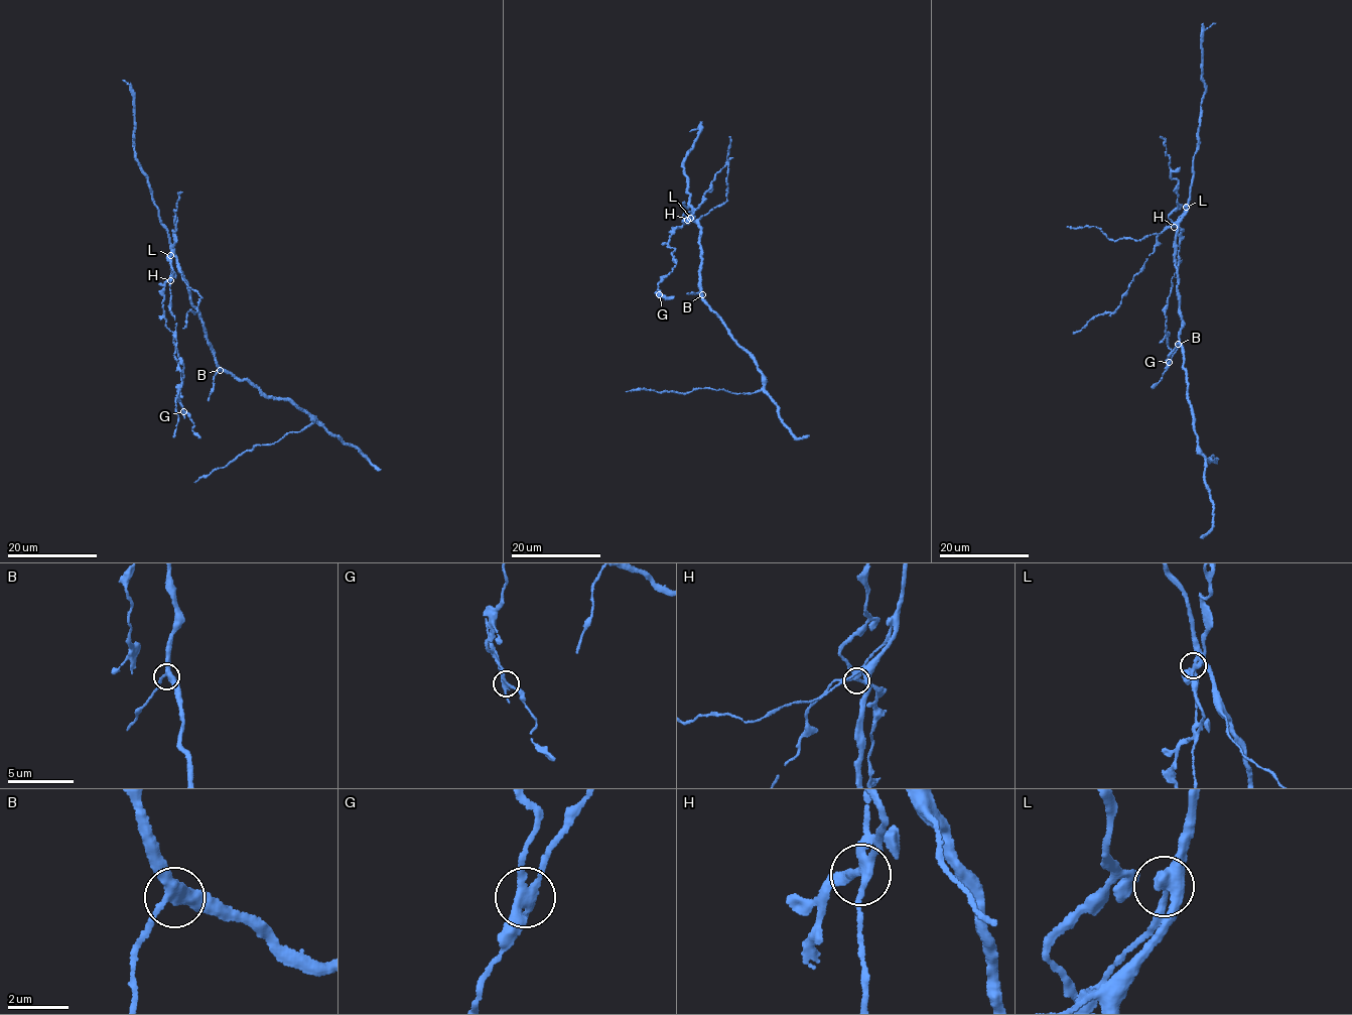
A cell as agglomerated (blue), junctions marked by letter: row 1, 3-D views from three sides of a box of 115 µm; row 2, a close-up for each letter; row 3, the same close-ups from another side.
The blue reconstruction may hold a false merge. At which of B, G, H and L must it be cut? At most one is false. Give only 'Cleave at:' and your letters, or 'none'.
Cleave at: G

